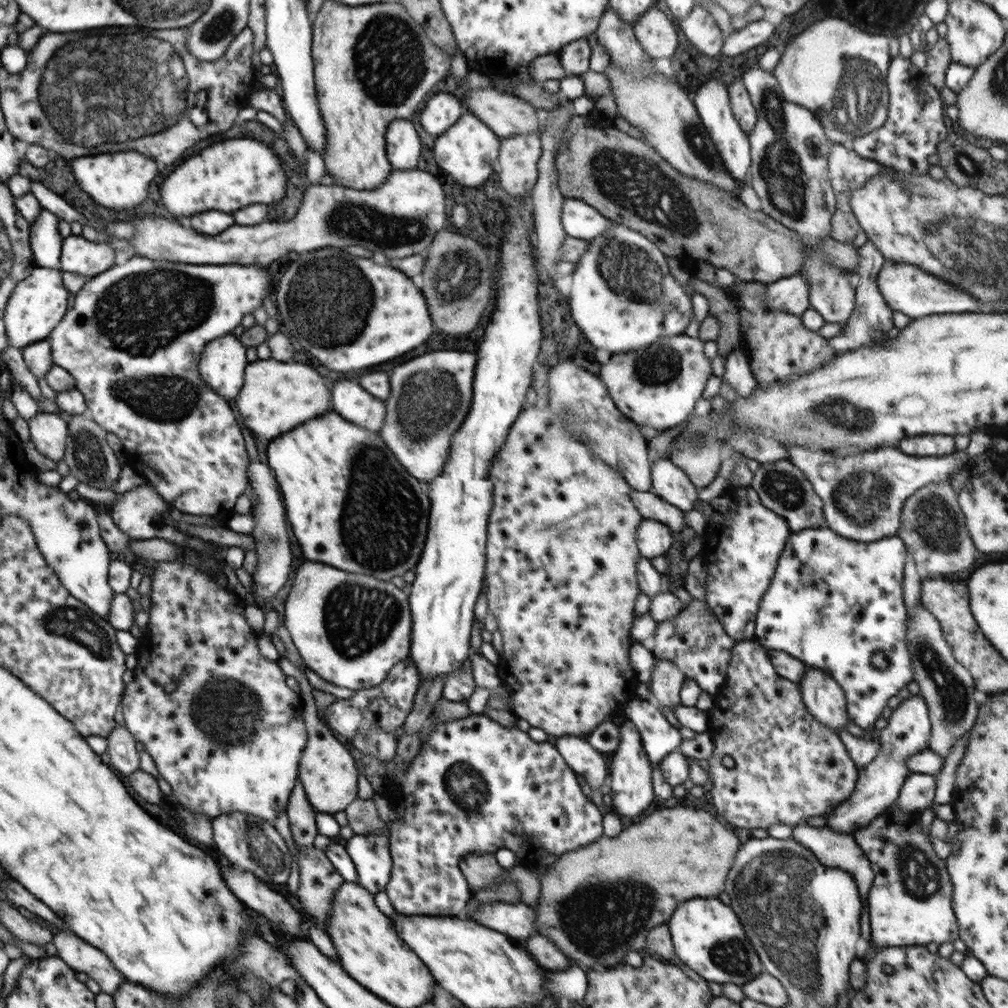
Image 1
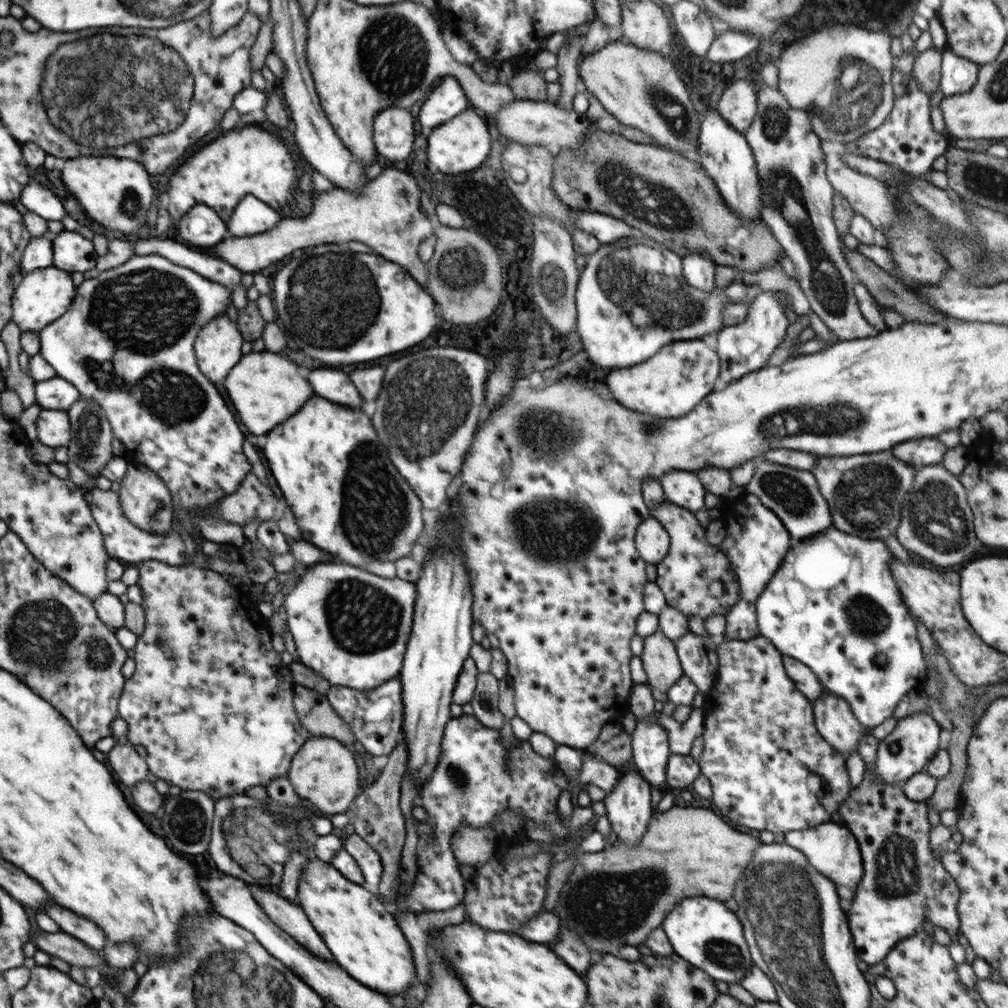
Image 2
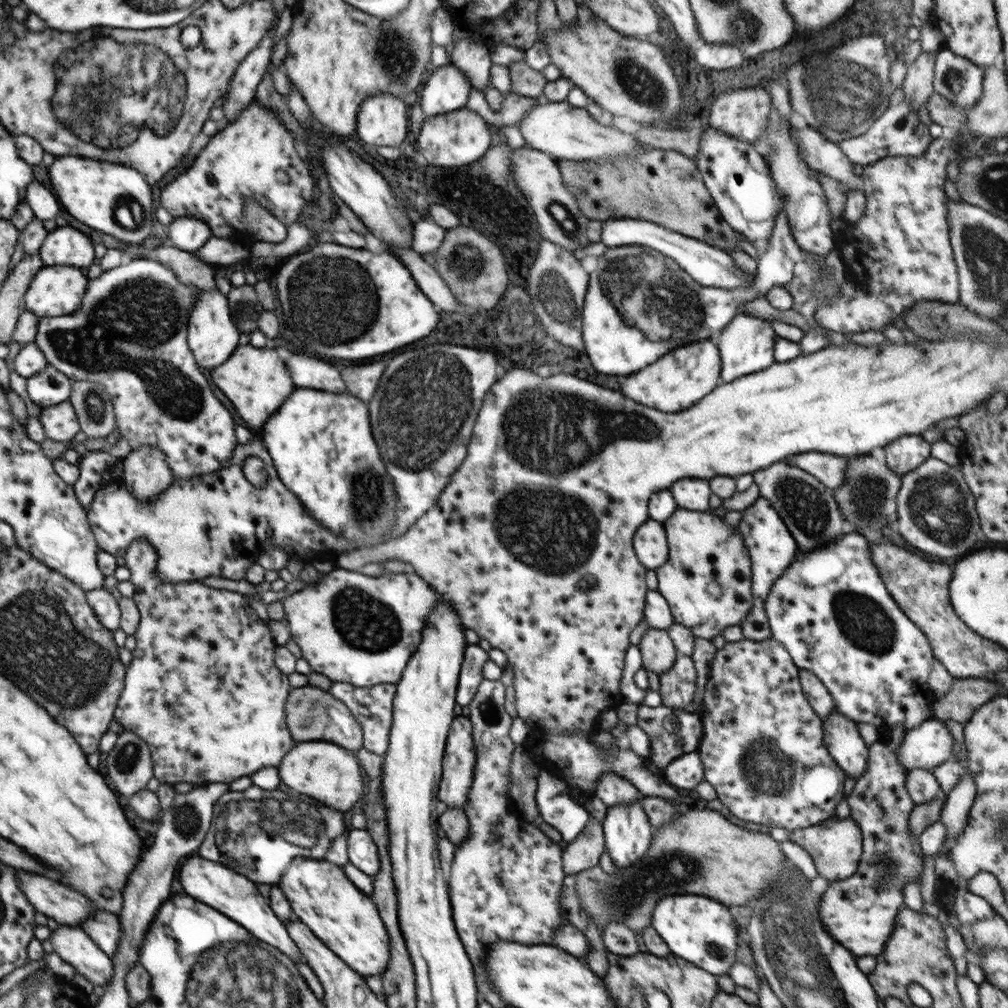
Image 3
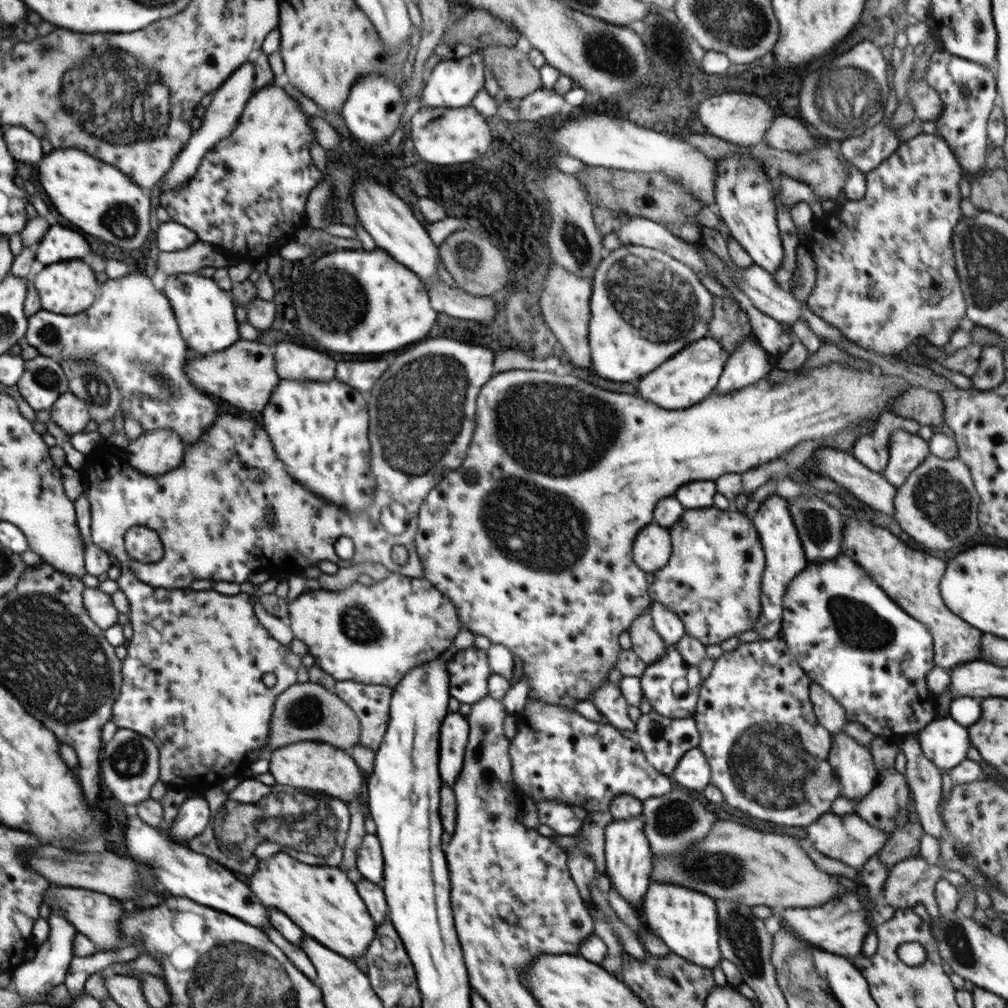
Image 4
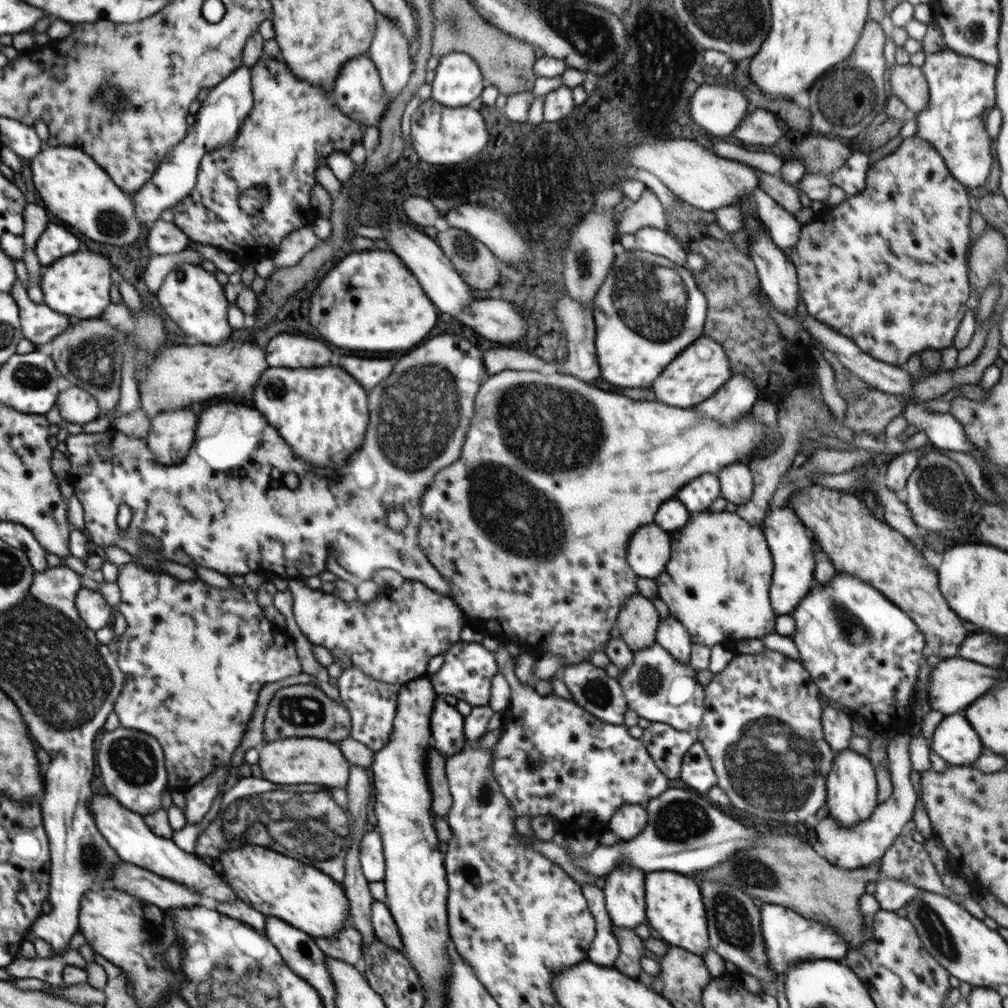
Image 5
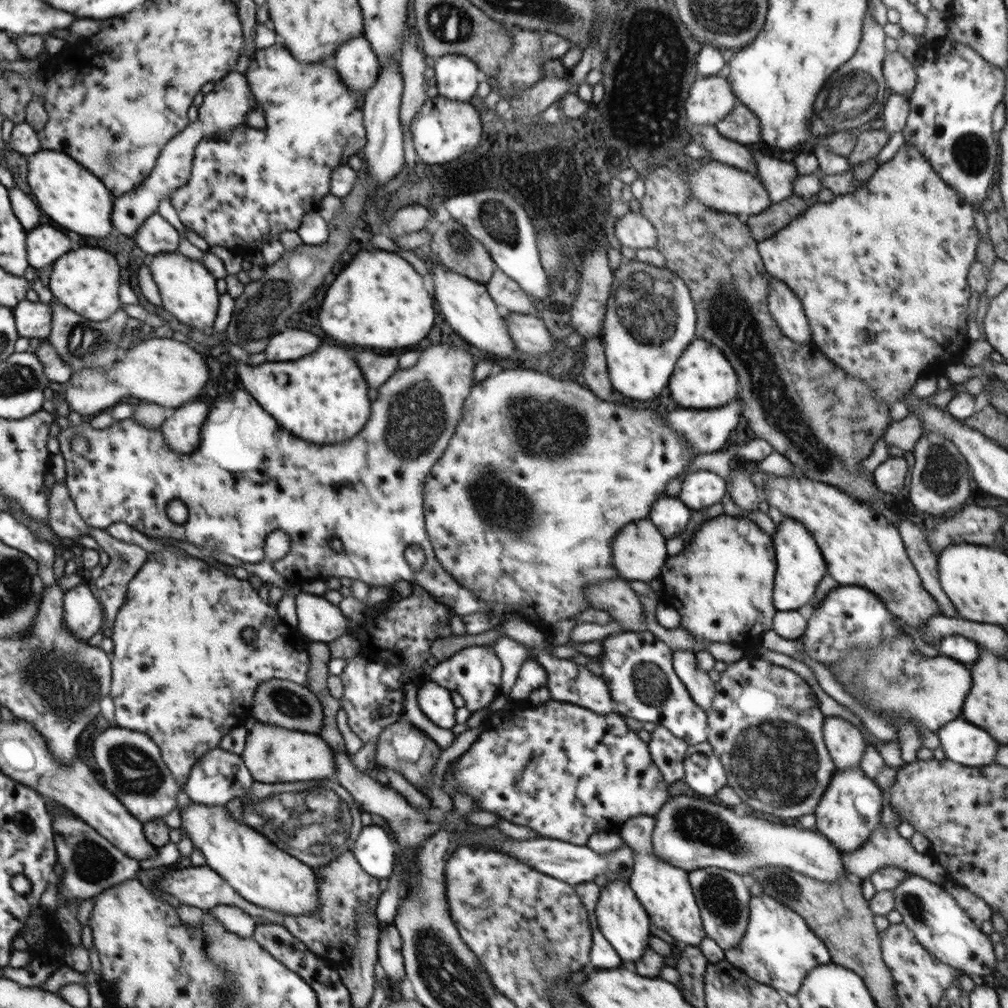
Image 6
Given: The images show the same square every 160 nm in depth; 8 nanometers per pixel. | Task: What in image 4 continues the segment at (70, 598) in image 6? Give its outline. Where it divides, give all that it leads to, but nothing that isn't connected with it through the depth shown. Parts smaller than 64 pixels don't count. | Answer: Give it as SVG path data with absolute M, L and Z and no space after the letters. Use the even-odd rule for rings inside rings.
M85 587L84 603L86 610L89 611L89 617L102 630L106 630L119 622L119 610L112 604L112 601L110 600L110 594L104 594L102 590L96 587Z

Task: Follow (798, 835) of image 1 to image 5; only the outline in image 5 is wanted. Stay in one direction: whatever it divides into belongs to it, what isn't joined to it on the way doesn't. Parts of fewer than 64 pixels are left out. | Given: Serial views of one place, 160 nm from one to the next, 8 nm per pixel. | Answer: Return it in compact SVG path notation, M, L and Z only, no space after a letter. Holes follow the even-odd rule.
M901 732L901 735L896 736L892 742L888 743L886 752L893 782L892 797L880 804L865 821L860 821L857 825L843 827L839 825L838 821L835 821L834 817L828 816L813 824L817 841L824 848L824 858L830 864L842 869L856 870L878 862L896 838L900 836L904 825L913 820L917 795L910 781L910 774L912 774L912 764L910 763L911 736L905 732Z

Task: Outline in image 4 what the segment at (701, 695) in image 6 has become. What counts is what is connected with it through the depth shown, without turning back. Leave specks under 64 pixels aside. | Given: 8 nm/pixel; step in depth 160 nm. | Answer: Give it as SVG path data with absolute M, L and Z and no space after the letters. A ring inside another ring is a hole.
M653 601L648 609L656 632L669 647L674 648L680 637L686 633L682 619L661 602Z

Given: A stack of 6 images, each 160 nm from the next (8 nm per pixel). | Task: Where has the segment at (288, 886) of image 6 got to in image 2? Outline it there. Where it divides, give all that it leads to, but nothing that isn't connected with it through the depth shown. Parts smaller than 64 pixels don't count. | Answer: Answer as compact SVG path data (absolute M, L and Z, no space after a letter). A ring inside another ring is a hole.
M310 858L302 867L297 898L297 904L304 909L316 932L330 949L333 960L352 978L381 995L385 992L402 995L411 987L412 981L415 979L413 949L397 924L397 920L387 911L382 900L376 894L372 894L366 887L346 879L331 863Z

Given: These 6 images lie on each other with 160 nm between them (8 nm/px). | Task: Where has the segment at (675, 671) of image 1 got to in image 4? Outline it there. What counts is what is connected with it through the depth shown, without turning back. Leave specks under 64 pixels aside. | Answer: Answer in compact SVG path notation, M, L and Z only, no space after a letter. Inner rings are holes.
M649 609L636 617L628 634L631 636L632 650L647 665L662 658L669 649L665 640L656 632Z

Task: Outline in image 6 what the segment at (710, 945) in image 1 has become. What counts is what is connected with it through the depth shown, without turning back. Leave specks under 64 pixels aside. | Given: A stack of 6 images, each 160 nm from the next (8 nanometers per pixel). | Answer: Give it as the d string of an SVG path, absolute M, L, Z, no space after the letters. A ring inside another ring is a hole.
M638 815L621 824L618 835L635 854L633 872L628 884L646 909L652 925L668 932L679 945L698 947L705 937L705 930L696 897L689 883L689 874L658 859L653 853L651 840L655 824L655 817L648 815Z

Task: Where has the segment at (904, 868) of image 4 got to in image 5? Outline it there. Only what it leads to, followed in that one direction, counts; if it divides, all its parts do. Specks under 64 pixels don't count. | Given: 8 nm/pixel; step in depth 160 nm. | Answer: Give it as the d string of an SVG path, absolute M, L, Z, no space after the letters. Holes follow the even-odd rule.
M884 877L876 882L873 895L880 903L882 910L895 911L905 908L920 893L921 889L915 884L897 878Z

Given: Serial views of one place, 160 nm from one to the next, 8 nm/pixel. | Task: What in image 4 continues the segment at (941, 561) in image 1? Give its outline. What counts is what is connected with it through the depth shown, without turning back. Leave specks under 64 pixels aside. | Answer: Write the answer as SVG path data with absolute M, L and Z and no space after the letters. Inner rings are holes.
M932 454L928 455L904 481L896 488L893 498L895 519L904 533L910 535L918 544L932 550L952 550L964 544L978 532L979 494L973 485L971 472L960 458L944 459Z

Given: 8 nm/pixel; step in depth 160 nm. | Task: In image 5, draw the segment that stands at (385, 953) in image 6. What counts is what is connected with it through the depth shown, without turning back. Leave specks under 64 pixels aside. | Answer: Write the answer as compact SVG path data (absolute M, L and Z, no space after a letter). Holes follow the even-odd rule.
M374 900L371 908L371 923L375 936L384 941L389 947L399 950L411 964L407 952L403 949L397 924L385 903Z

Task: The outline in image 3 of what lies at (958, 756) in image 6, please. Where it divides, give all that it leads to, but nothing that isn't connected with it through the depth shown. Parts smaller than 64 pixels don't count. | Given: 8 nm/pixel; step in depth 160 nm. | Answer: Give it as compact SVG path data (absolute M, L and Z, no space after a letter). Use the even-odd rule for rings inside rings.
M930 718L922 722L922 725L916 726L914 730L906 730L904 741L900 744L896 759L898 763L906 769L906 772L912 769L926 769L928 771L950 762L954 759L953 746L956 740L952 737L944 721L936 718Z

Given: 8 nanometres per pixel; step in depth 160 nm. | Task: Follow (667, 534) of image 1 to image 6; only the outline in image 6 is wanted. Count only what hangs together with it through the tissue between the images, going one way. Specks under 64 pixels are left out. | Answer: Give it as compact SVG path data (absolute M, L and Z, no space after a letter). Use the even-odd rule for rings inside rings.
M648 518L626 524L626 527L620 530L612 543L612 556L613 565L622 579L650 582L661 574L661 568L669 555L666 551L666 538Z

